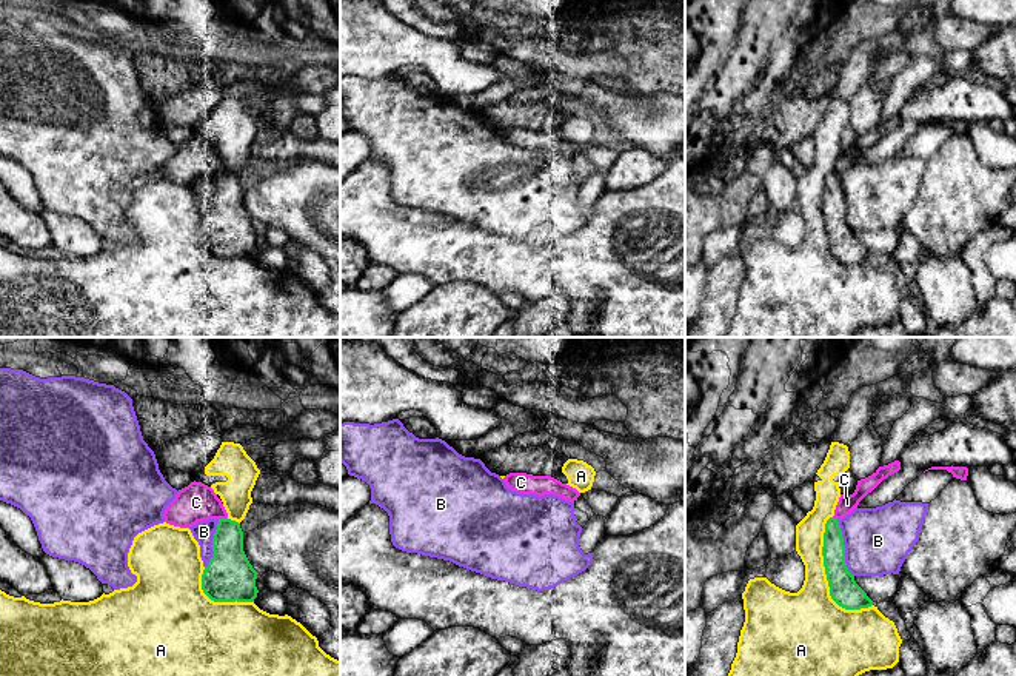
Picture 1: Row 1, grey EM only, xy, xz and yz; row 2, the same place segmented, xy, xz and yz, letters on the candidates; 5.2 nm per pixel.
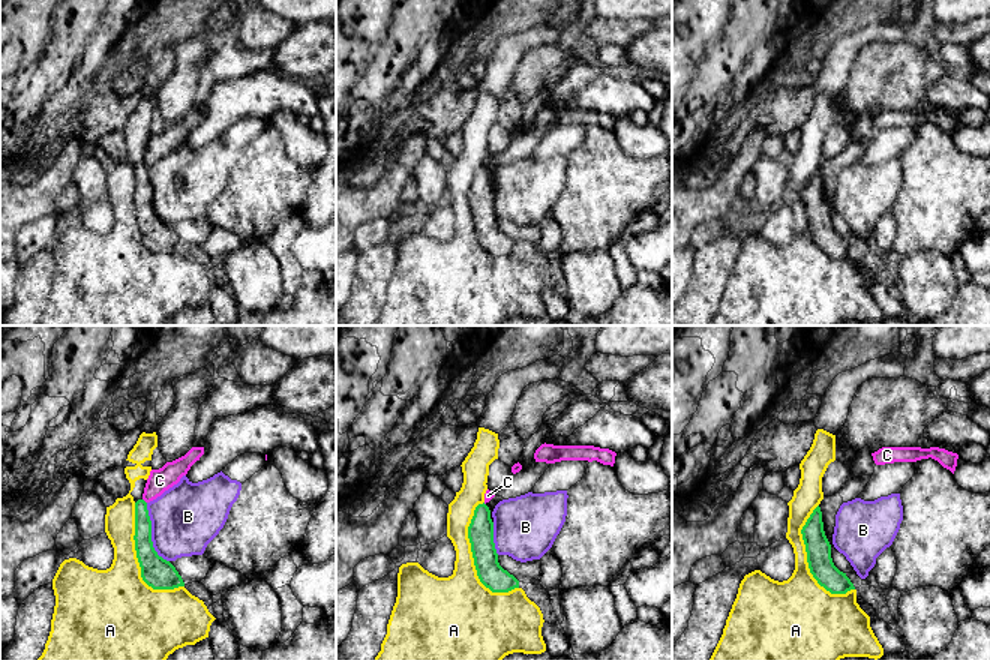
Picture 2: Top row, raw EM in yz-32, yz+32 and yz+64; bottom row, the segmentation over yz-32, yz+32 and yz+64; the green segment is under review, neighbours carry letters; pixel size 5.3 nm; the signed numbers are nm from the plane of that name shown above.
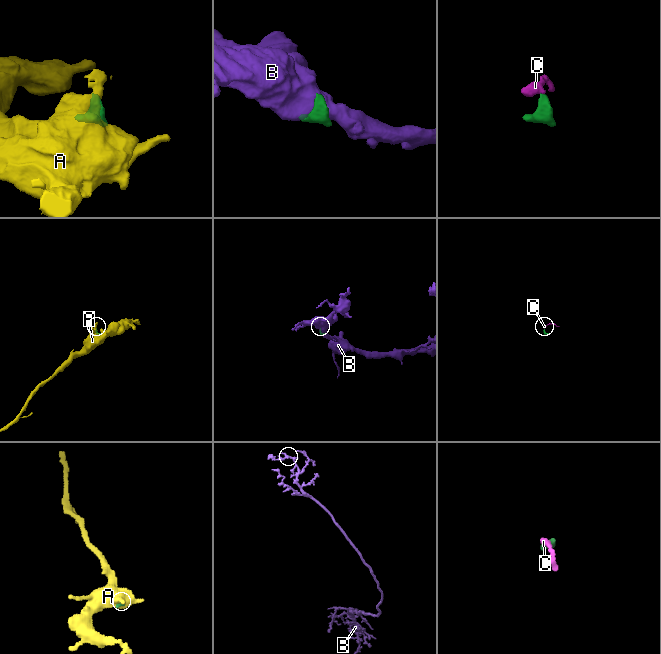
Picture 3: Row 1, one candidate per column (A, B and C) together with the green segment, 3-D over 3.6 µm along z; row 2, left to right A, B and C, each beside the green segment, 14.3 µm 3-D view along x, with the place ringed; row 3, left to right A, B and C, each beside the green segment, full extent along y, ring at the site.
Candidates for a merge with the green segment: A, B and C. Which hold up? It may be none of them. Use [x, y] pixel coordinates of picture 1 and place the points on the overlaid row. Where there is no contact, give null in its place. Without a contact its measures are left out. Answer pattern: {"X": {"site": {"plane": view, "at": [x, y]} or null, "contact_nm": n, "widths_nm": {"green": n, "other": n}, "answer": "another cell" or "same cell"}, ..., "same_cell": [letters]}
{"A": {"site": {"plane": "yz", "at": [825, 573]}, "contact_nm": 500, "widths_nm": {"green": 150, "other": 300}, "answer": "another cell"}, "B": {"site": {"plane": "yz", "at": [844, 548]}, "contact_nm": 300, "widths_nm": {"green": 150, "other": 340}, "answer": "another cell"}, "C": {"site": {"plane": "xy", "at": [223, 519]}, "contact_nm": 50, "widths_nm": {"green": 200, "other": 200}, "answer": "another cell"}, "same_cell": []}

